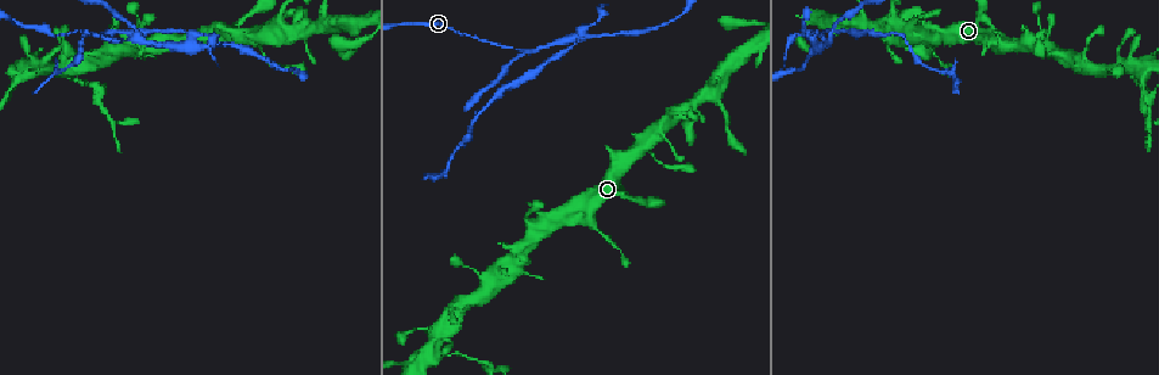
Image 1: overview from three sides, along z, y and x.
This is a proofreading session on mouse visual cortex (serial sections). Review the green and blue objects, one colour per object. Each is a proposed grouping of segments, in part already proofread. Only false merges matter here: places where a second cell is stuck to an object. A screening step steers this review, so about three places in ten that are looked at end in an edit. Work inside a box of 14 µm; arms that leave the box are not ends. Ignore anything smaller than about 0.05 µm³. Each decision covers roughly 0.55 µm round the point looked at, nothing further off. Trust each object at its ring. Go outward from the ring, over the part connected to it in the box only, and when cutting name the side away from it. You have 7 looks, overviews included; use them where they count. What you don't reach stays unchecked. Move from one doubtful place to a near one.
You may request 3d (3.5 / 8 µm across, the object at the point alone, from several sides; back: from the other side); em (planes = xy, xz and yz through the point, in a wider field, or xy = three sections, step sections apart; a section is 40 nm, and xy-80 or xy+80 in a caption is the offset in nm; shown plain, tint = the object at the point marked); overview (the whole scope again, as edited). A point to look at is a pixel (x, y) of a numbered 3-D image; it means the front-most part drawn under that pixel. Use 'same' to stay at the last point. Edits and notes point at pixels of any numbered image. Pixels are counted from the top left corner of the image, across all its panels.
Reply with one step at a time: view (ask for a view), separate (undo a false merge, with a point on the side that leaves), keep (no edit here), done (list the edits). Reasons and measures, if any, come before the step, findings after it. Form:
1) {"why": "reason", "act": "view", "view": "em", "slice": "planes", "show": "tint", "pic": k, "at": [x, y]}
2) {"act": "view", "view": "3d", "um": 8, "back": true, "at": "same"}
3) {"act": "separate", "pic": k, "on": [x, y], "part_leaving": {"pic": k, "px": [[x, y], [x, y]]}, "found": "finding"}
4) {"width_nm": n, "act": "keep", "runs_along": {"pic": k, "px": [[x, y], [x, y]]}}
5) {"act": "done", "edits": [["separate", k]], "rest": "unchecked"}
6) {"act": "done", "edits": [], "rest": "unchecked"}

{"why": "side arm on a straight run", "act": "view", "view": "3d", "um": 8, "pic": 1, "at": [131, 38]}

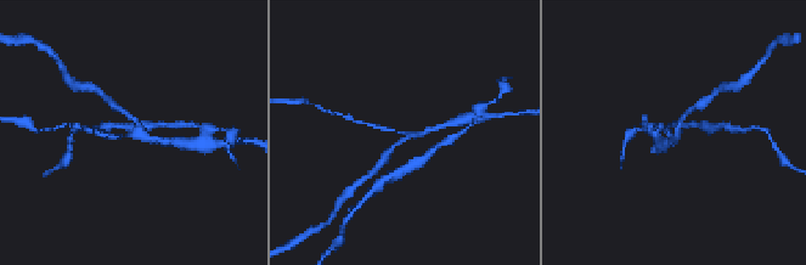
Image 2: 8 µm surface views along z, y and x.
{"arms": 3, "arm_widths_nm": [150, 150, 150], "act": "view", "view": "em", "slice": "planes", "show": "tint", "pic": 2, "at": [406, 132]}

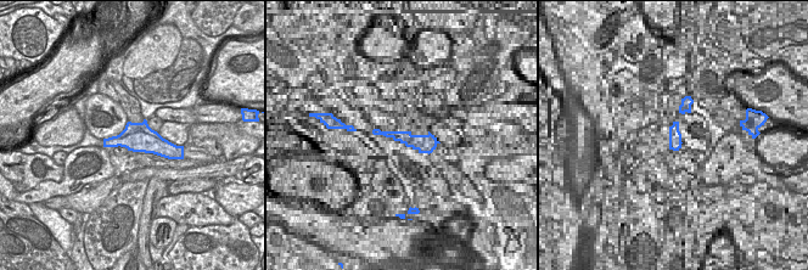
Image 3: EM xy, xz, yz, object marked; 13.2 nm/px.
{"act": "keep", "runs_along": {"pic": 2, "px": [[97, 133], [145, 135], [165, 140]]}, "found": "continuous, no second cell"}

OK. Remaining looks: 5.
{"why": "calibre changes", "act": "view", "view": "3d", "um": 3.5, "pic": 1, "at": [322, 8]}

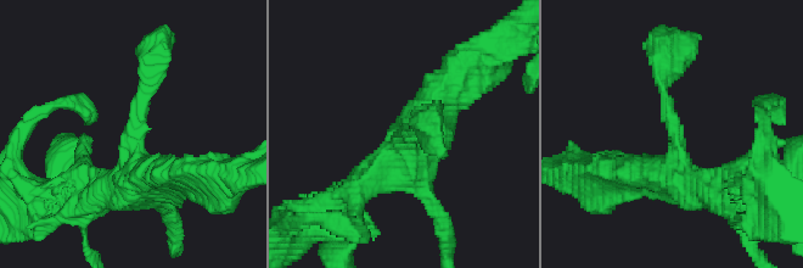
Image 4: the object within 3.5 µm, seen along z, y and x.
{"act": "view", "view": "em", "slice": "xy", "step": 5, "show": "tint", "pic": 4, "at": [134, 136]}

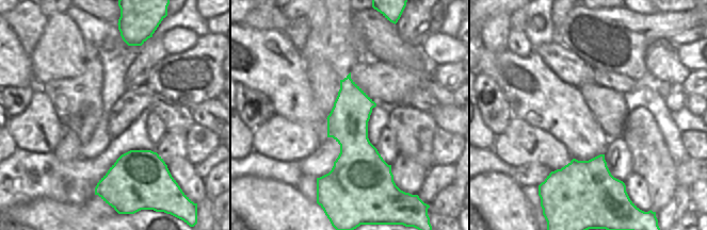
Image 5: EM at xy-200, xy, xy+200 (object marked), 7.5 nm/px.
{"act": "keep", "runs_along": {"pic": 4, "px": [[703, 190], [672, 176], [660, 89]]}, "found": "one cell here"}

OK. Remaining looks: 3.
{"why": "calibre changes", "act": "view", "view": "3d", "um": 3.5, "pic": 1, "at": [655, 153]}

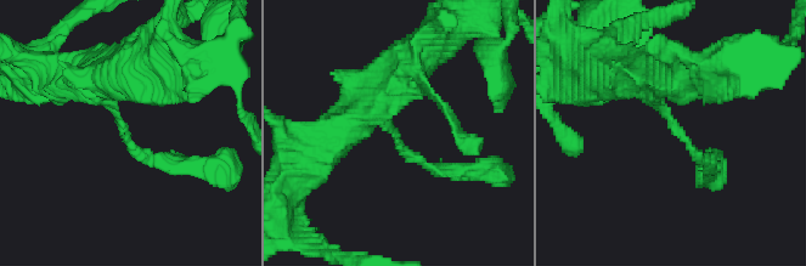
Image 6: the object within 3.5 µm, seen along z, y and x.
{"act": "keep", "runs_along": {"pic": 6, "px": [[77, 74], [88, 74], [140, 153], [178, 164]]}, "found": "continuous, no second cell"}

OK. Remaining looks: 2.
{"act": "done", "edits": [], "rest": "unchecked"}

